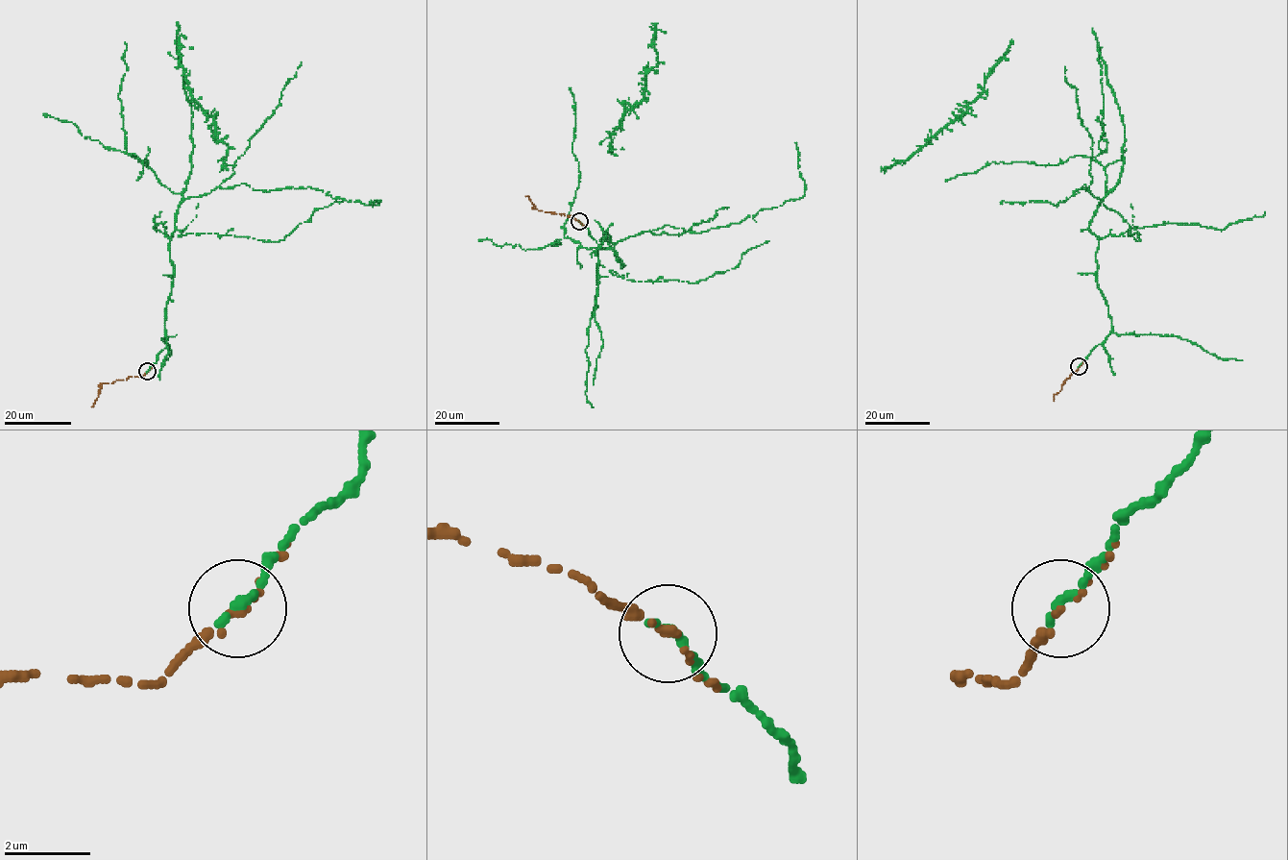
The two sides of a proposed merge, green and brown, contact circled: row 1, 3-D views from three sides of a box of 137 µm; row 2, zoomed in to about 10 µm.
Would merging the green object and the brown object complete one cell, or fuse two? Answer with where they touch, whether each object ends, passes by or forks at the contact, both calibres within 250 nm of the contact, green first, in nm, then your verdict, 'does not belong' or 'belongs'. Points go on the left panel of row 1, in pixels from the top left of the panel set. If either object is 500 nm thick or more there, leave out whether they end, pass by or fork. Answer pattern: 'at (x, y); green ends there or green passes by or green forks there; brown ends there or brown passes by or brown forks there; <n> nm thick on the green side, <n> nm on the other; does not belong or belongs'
at (147, 371); green ends there; brown ends there; 240 nm thick on the green side, 180 nm on the other; belongs

